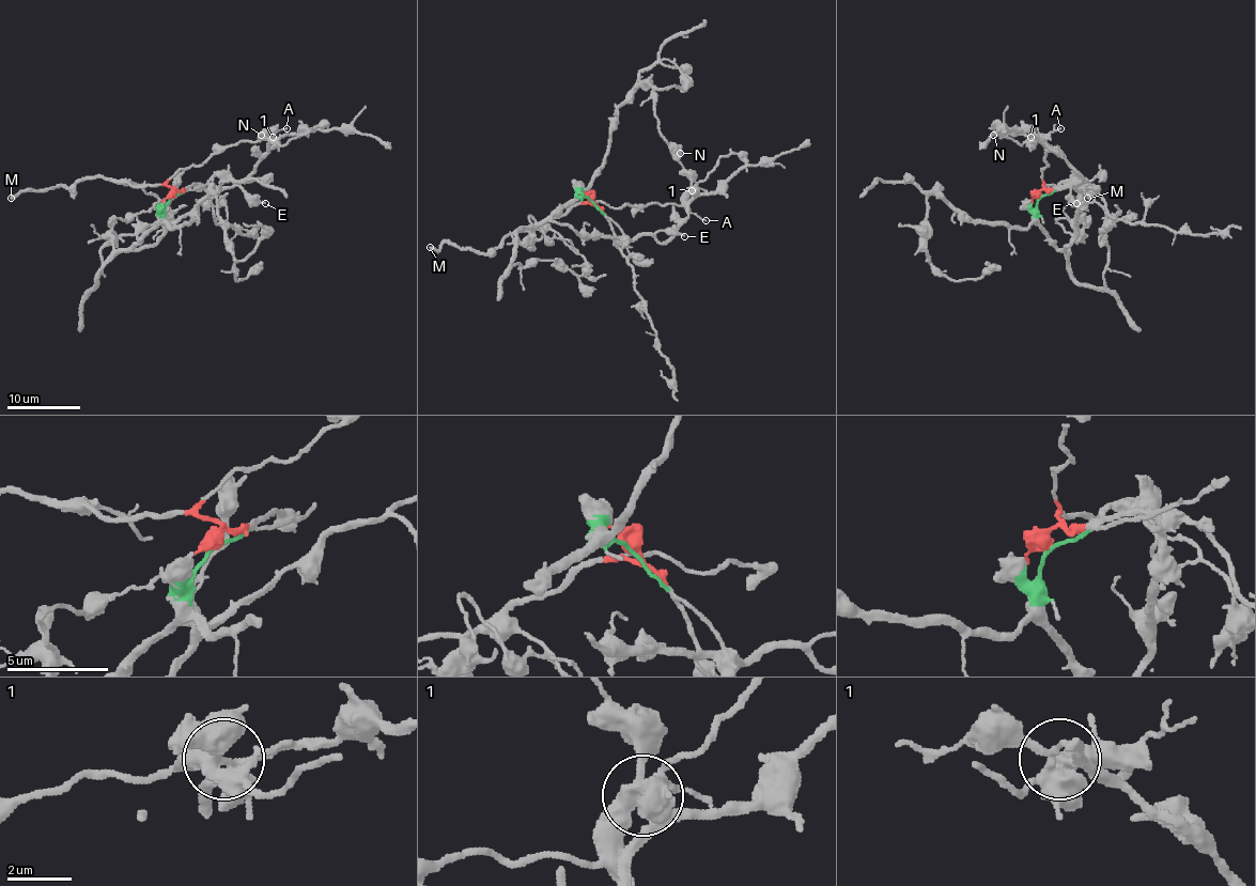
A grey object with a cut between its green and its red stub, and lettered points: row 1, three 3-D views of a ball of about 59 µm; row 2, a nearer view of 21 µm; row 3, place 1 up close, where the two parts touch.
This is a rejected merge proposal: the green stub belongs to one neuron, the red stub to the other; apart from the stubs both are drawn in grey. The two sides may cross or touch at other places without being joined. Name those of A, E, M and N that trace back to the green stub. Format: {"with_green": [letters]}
{"with_green": ["E", "N"]}

